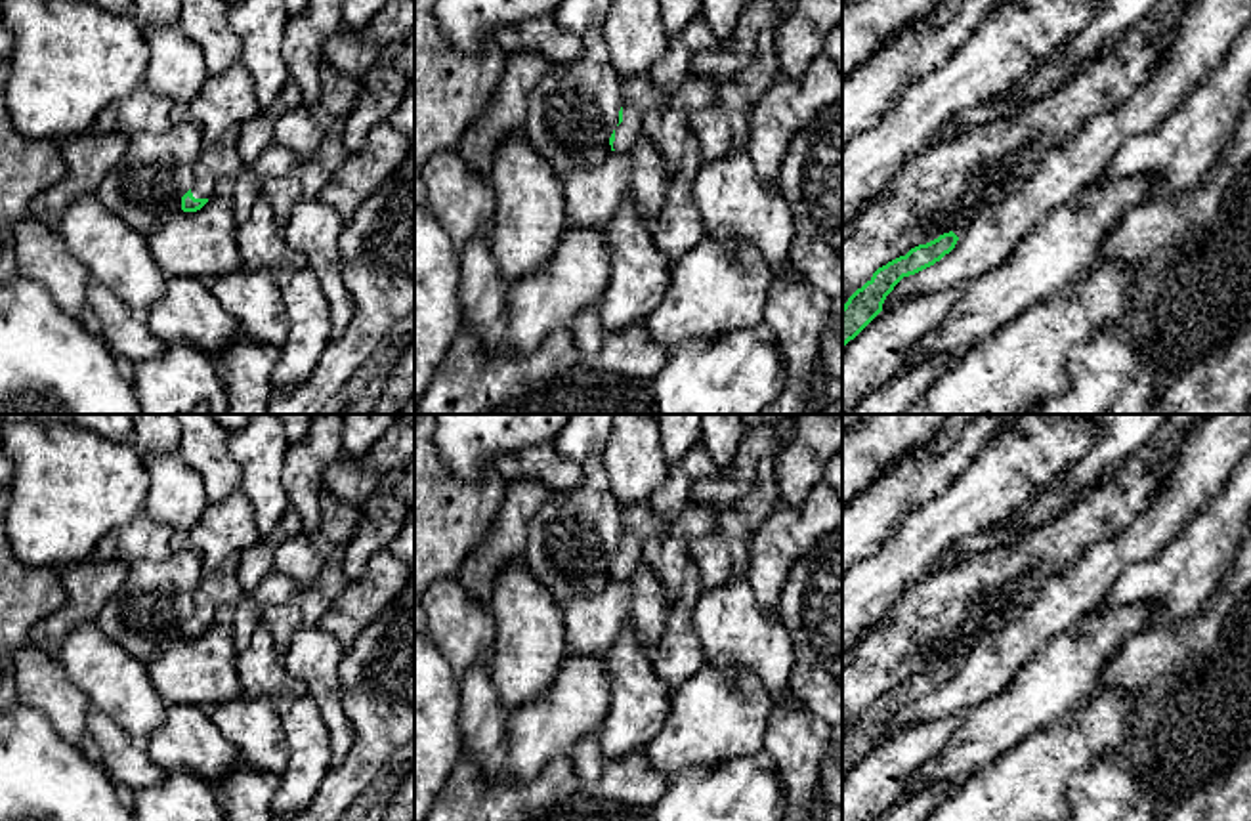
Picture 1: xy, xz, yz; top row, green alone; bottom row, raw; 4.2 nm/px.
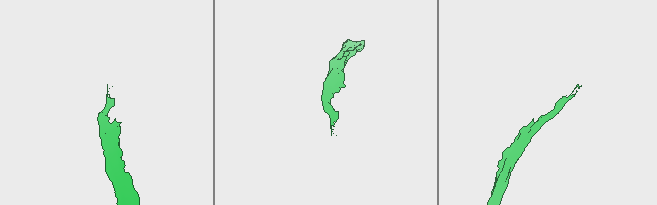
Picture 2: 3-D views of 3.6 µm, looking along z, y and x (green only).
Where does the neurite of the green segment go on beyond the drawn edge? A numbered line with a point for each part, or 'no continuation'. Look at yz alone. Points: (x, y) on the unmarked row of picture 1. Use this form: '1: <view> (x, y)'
no continuation

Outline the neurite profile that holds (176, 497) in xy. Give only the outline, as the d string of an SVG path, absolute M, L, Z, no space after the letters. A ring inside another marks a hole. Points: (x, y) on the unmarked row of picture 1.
M180 451L151 454L145 468L149 475L145 514L174 533L191 529L208 508L204 481L183 462Z

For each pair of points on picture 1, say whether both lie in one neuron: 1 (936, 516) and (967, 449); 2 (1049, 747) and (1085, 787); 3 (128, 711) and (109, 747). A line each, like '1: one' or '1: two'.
1: two
2: two
3: two

